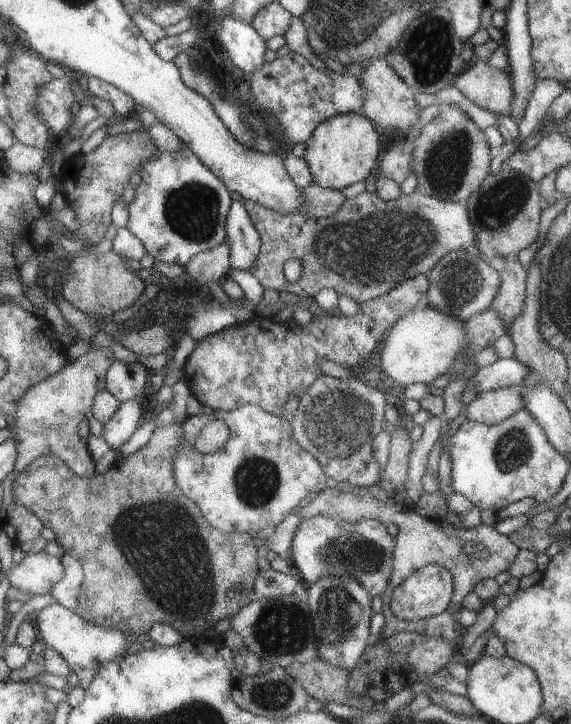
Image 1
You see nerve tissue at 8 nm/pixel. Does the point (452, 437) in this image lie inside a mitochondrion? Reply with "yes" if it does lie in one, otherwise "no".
no

